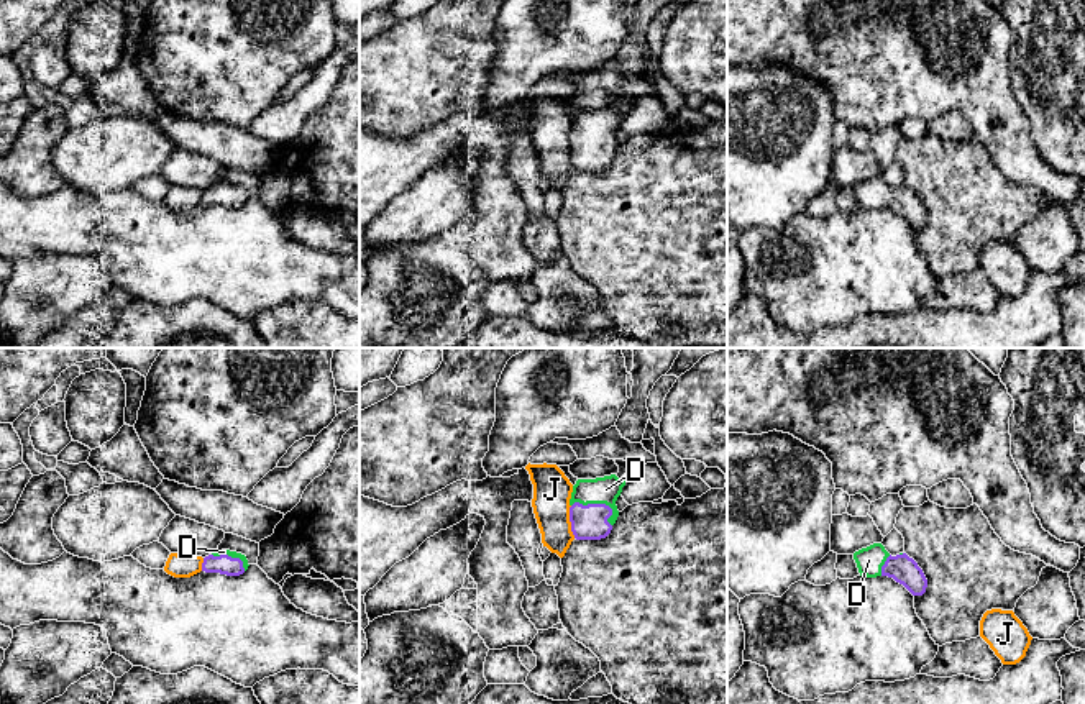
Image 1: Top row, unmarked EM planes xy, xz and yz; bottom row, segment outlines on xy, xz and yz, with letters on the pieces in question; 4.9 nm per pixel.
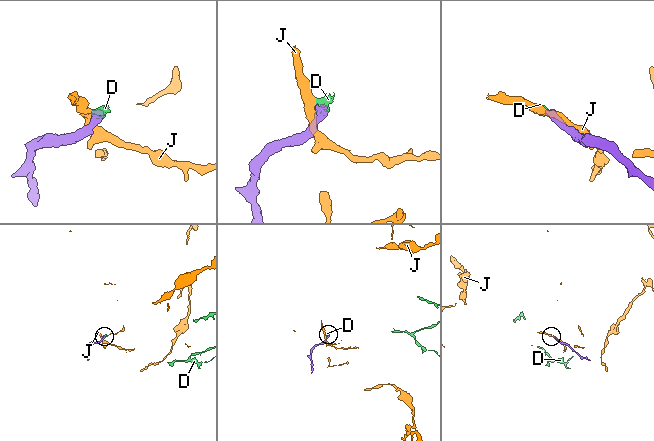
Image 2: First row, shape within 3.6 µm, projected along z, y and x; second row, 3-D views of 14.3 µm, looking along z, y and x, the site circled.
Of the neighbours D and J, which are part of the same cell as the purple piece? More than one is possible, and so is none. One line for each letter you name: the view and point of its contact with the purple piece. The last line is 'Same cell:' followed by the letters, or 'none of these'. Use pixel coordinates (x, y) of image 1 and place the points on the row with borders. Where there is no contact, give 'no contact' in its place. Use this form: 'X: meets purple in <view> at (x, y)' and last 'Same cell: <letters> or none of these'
D: meets purple in xz at (599, 504)
Same cell: D

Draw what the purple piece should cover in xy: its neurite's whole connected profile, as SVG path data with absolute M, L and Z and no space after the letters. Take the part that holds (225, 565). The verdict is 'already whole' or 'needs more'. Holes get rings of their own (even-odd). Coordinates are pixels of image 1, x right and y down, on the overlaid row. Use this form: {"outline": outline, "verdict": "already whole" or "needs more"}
{"outline": "M222 550L204 558L202 571L240 576L248 569L248 566L250 565L245 555Z", "verdict": "needs more"}

